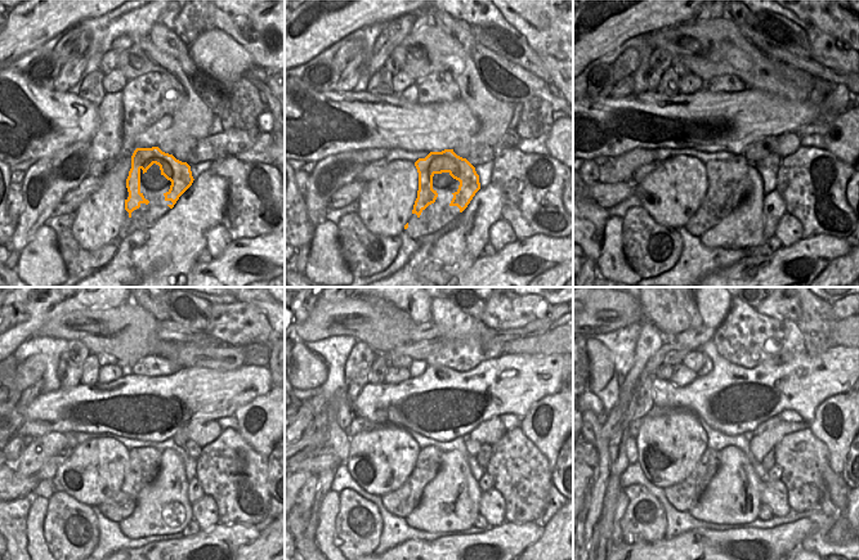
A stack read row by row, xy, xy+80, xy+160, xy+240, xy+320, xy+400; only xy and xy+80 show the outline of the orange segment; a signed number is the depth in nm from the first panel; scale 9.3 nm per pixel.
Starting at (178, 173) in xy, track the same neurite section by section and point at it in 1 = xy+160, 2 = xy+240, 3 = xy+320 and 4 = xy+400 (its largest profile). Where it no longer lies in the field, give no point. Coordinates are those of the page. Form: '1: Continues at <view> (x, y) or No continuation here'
1: Continues at xy+160 (737, 166)
2: Continues at xy+240 (141, 460)
3: Continues at xy+320 (398, 502)
4: Continues at xy+400 (684, 496)

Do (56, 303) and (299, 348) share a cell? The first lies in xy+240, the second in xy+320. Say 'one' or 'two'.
two

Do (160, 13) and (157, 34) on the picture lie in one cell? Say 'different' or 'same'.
different

